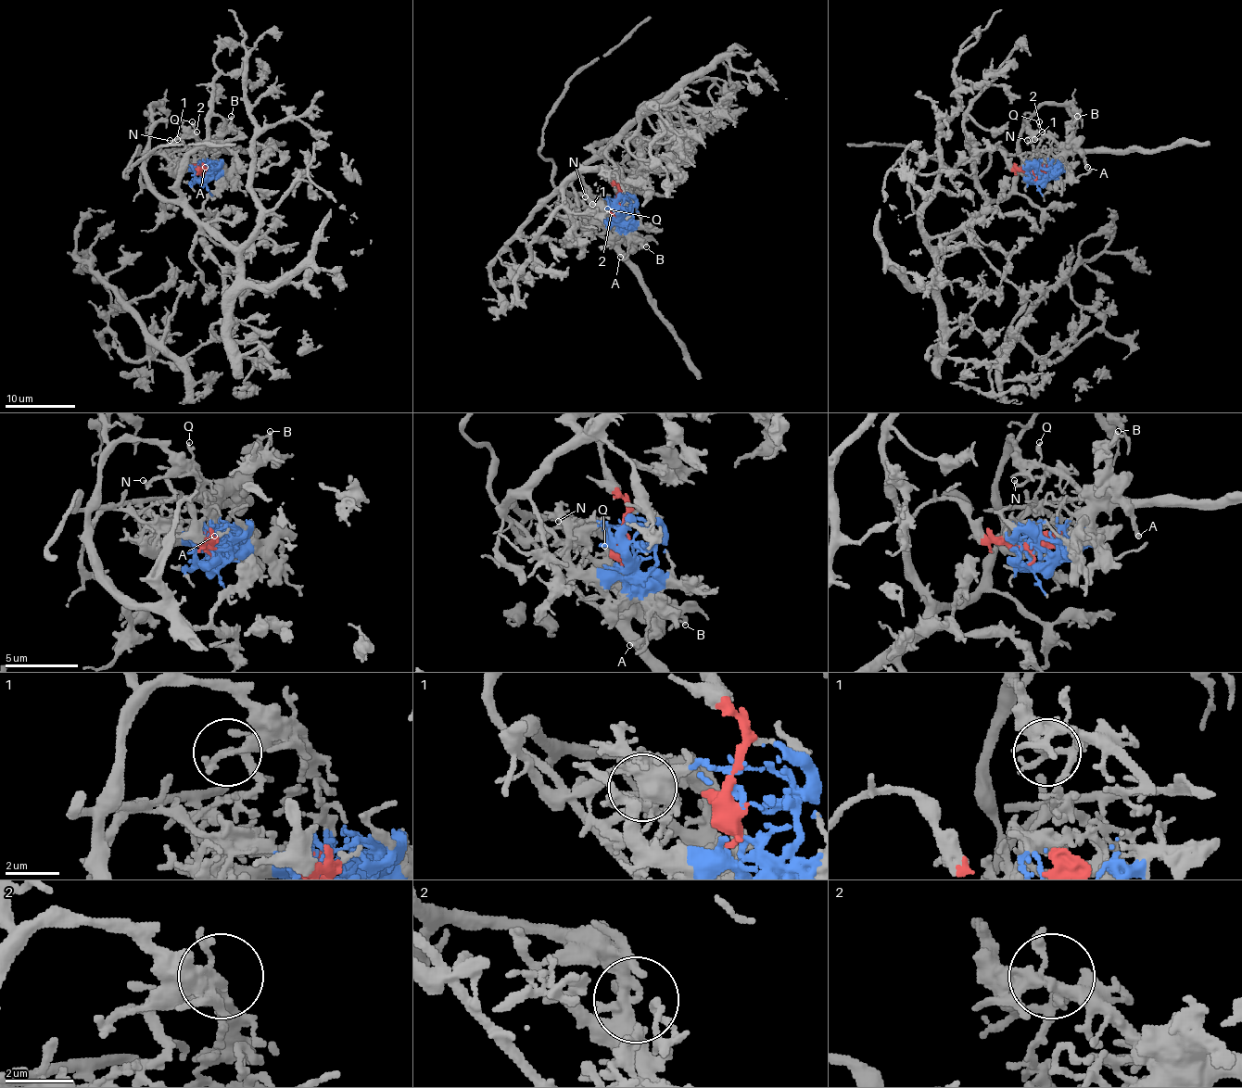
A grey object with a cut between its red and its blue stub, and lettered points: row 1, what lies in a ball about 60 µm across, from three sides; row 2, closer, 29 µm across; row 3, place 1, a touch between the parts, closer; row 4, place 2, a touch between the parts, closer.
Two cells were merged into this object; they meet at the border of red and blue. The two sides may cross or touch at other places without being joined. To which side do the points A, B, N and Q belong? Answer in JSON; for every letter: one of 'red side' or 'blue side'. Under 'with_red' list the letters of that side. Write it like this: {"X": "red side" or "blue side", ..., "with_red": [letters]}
{"A": "blue side", "B": "blue side", "N": "blue side", "Q": "blue side", "with_red": []}

